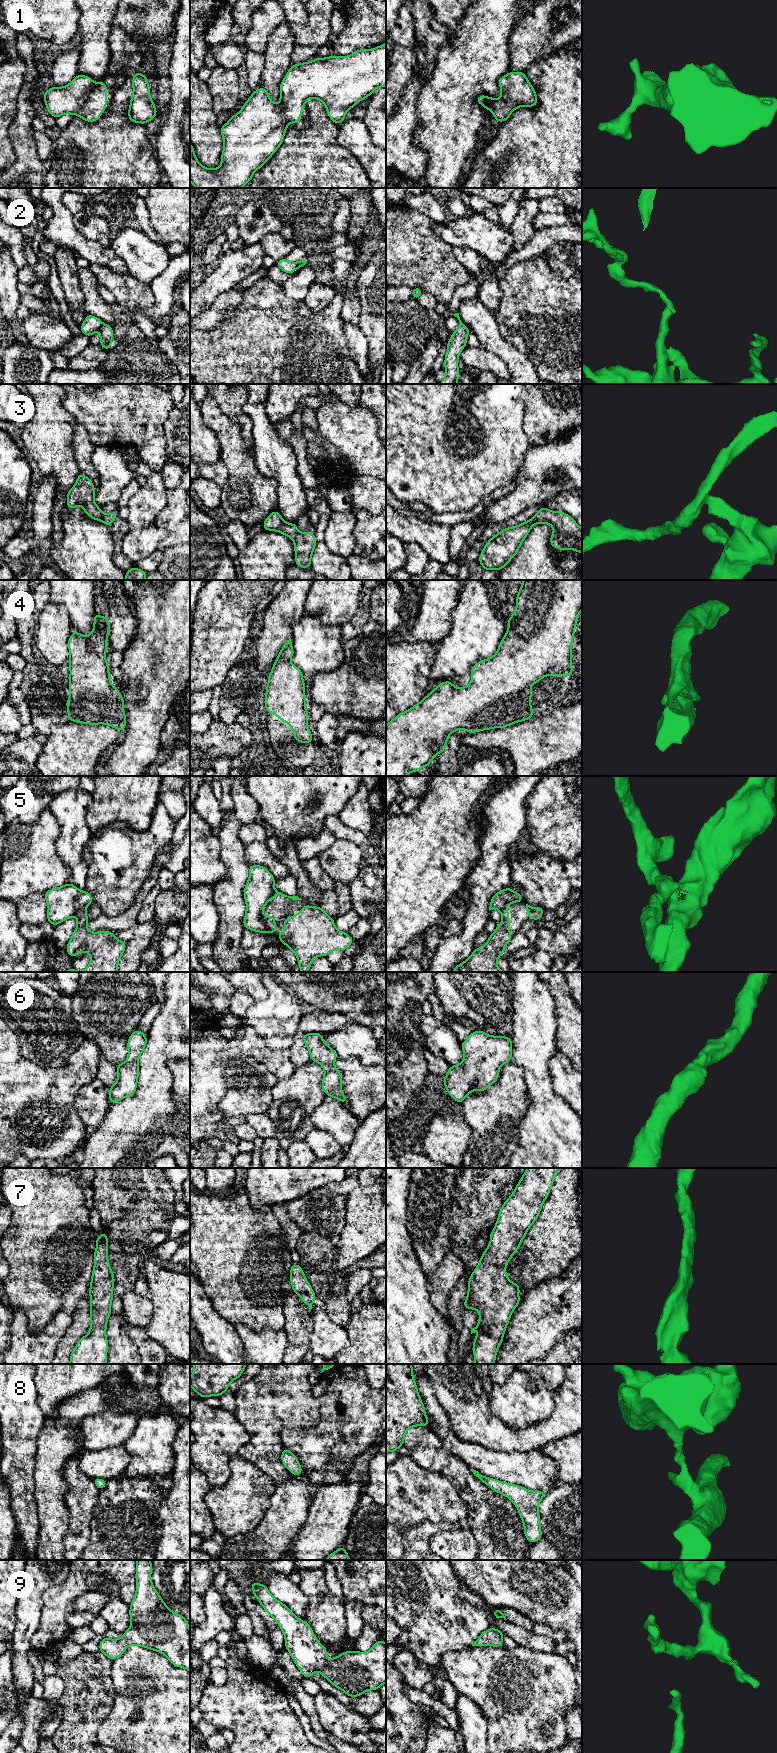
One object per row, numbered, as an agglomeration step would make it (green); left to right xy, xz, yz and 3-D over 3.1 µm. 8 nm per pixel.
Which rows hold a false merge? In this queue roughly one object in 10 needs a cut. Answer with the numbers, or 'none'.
2, 3, 5, 8

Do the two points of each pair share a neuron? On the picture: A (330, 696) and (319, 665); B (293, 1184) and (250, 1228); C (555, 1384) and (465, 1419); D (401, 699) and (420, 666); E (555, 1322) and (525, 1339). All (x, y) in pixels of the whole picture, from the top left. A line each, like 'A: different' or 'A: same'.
A: different
B: different
C: different
D: same
E: same

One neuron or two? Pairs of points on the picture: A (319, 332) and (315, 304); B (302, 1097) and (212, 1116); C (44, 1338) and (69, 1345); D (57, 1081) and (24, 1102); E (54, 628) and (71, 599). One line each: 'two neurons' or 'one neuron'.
A: two neurons
B: two neurons
C: two neurons
D: one neuron
E: two neurons

